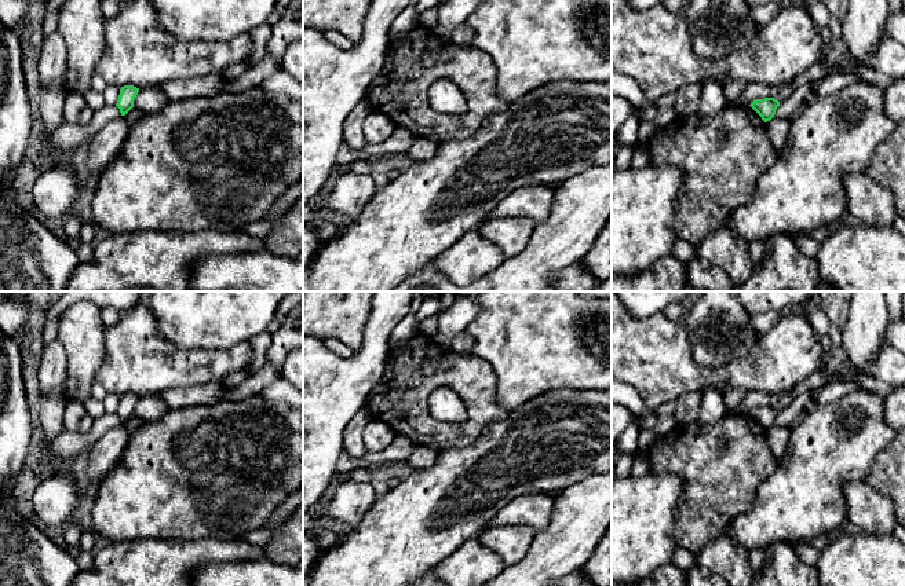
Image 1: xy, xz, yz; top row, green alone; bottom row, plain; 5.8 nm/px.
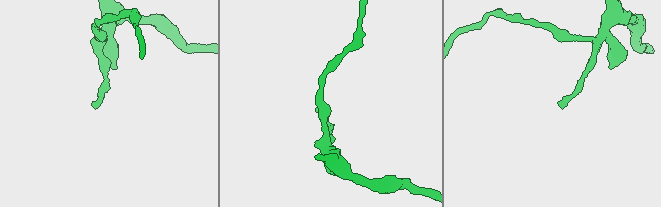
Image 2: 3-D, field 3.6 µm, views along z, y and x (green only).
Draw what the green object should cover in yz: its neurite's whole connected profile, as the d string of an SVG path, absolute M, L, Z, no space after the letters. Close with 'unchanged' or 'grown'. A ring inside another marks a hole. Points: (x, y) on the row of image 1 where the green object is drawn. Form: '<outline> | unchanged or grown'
M764 98L753 100L749 106L767 122L774 117L780 102L774 98Z | unchanged

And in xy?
M134 85L121 87L118 100L116 103L116 106L120 109L121 116L125 116L134 107L134 100L138 92L139 88Z | unchanged

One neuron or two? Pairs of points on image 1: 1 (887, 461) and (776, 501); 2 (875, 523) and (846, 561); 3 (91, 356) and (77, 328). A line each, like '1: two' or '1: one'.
1: two
2: two
3: one

